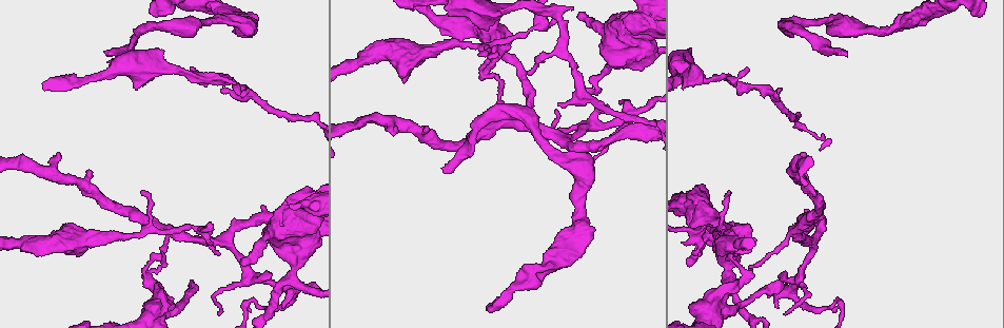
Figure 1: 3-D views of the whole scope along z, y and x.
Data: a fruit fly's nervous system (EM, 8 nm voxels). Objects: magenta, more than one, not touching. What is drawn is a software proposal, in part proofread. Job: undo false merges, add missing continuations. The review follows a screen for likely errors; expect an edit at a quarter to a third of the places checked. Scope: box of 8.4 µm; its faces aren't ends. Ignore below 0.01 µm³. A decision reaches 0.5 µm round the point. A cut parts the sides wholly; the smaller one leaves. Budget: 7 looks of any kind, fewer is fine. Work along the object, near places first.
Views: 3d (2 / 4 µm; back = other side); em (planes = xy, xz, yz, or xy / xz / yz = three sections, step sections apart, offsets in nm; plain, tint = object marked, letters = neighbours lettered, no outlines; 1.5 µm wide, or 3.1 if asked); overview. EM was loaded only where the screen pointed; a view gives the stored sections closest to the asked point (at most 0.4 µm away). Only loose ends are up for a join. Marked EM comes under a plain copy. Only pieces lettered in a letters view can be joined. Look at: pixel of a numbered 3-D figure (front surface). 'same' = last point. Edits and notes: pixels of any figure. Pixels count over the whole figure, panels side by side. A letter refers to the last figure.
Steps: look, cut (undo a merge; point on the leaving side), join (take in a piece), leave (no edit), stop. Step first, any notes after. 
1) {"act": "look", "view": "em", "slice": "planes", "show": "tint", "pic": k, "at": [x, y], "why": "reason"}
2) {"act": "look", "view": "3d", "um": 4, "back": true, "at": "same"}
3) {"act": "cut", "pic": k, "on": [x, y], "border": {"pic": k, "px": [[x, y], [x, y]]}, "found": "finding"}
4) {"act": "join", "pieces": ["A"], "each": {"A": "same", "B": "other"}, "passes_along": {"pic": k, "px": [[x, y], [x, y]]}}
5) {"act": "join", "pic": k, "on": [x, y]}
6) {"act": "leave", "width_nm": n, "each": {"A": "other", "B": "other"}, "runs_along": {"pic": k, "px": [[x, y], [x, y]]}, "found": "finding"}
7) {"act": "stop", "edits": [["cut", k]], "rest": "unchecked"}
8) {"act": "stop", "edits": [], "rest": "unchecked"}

{"act": "look", "view": "3d", "um": 2, "pic": 1, "at": [840, 51], "why": "long arm stops here"}

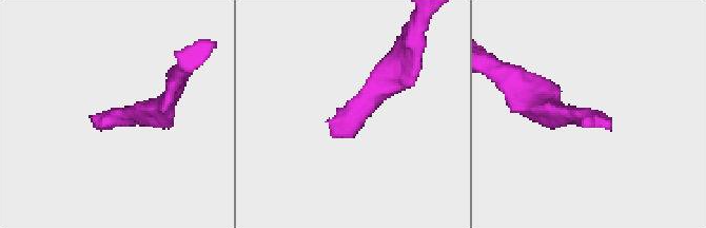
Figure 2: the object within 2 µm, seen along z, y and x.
{"act": "look", "view": "em", "slice": "xy", "step": 8, "show": "letters", "pic": 2, "at": [92, 116], "why": "need the tissue"}

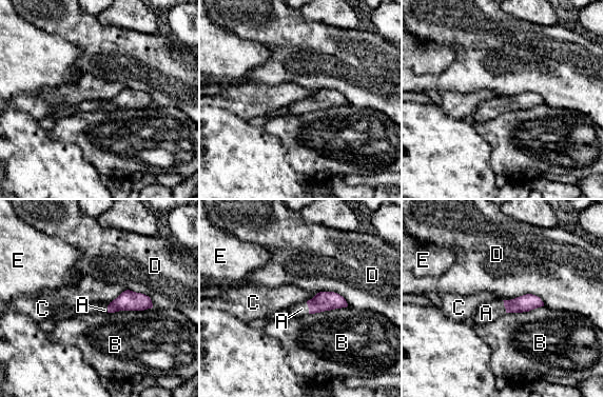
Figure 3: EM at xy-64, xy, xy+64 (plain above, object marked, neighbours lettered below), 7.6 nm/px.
{"act": "look", "view": "em", "slice": "planes", "show": "letters", "at": "same", "why": "cut it another way"}

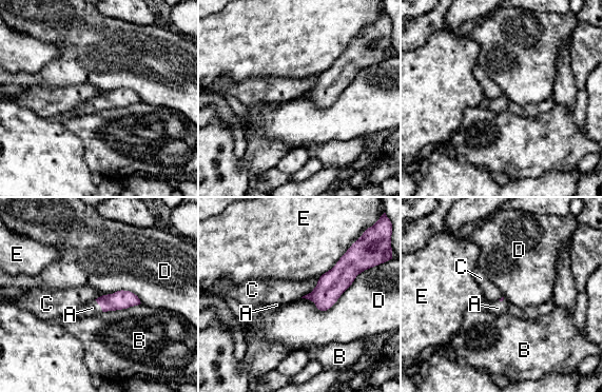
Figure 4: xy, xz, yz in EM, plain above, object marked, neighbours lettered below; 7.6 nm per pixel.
{"act": "join", "pieces": ["A"], "each": {"A": "same", "B": "other", "C": "other", "D": "other", "E": "other"}, "found": "the cell continues"}

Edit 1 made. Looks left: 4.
{"act": "look", "view": "em", "slice": "planes", "show": "letters", "pic": 1, "at": [730, 274], "why": "calibre changes"}

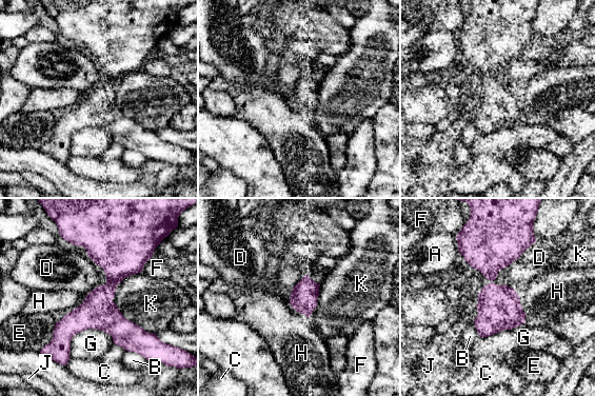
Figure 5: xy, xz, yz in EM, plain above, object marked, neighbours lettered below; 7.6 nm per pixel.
{"act": "leave", "each": {"A": "other", "B": "other", "C": "other", "D": "other", "E": "other", "F": "other", "G": "other", "H": "other", "J": "other", "K": "other"}, "border": {"pic": 5, "px": [[536, 241], [507, 266]]}, "found": "continuous, no second cell"}

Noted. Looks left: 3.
{"act": "stop", "edits": [["join", 4]], "rest": "unchecked"}

